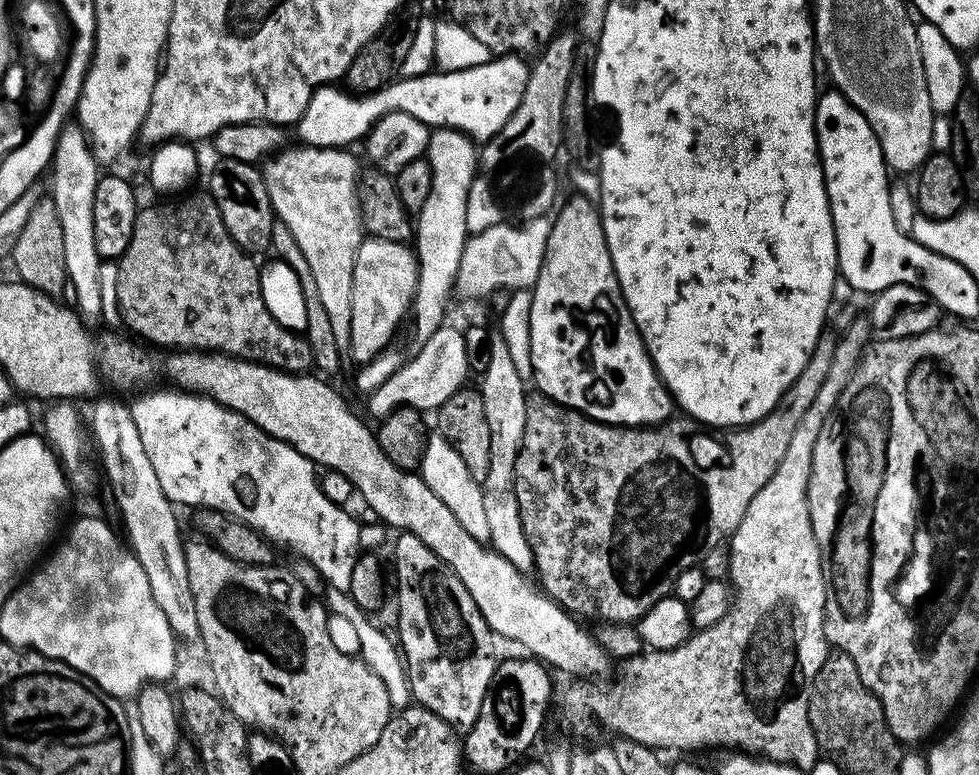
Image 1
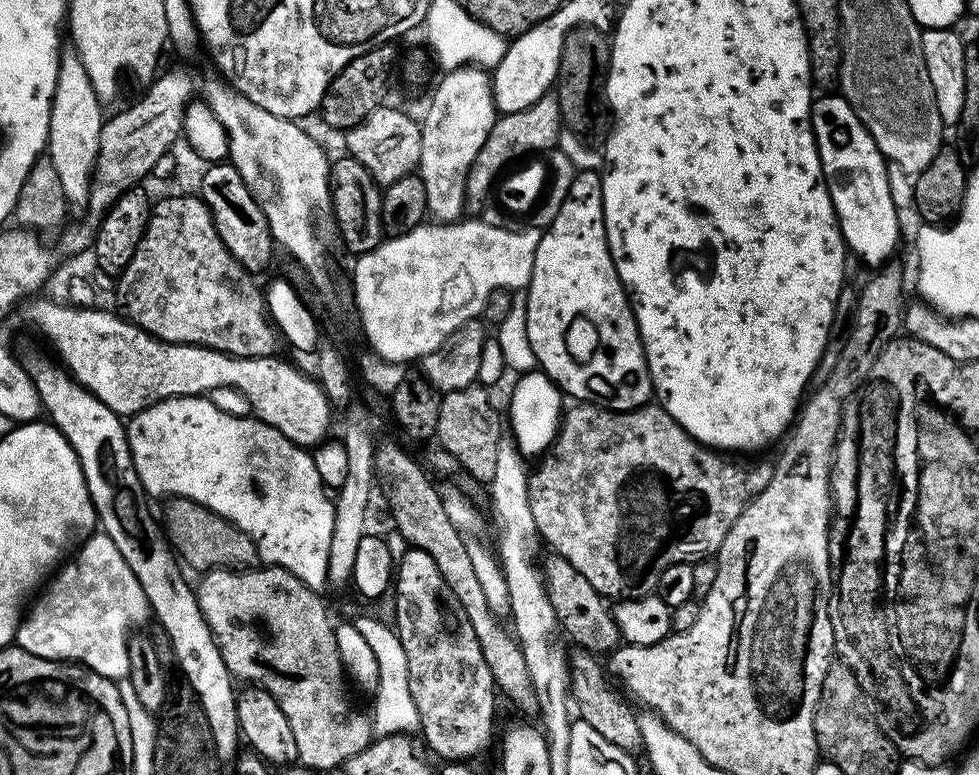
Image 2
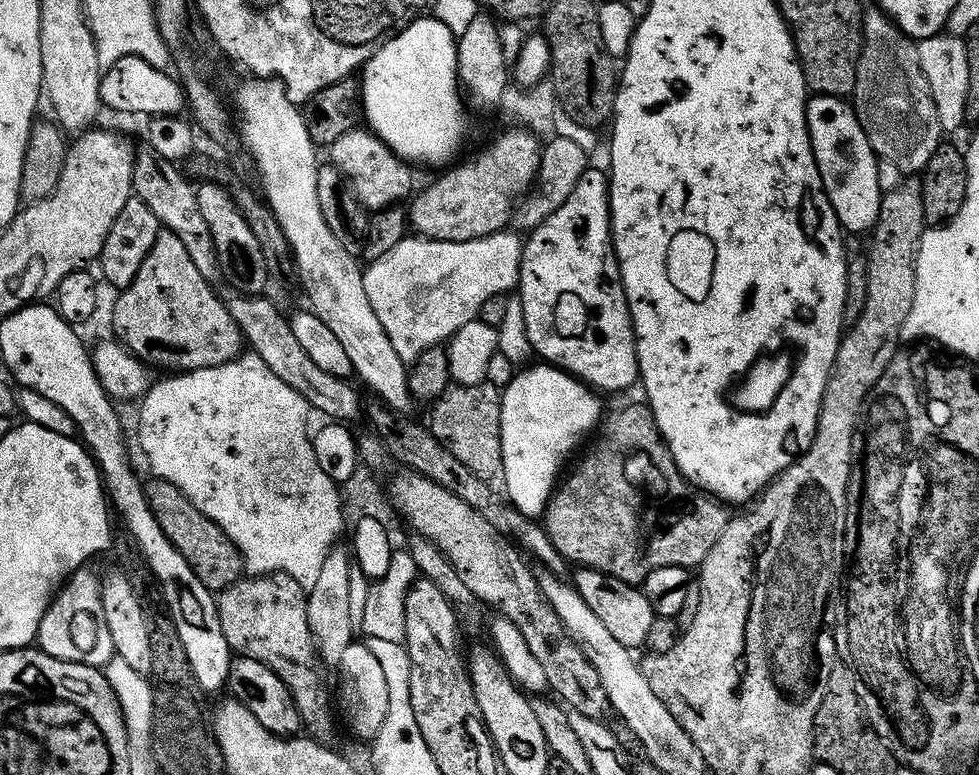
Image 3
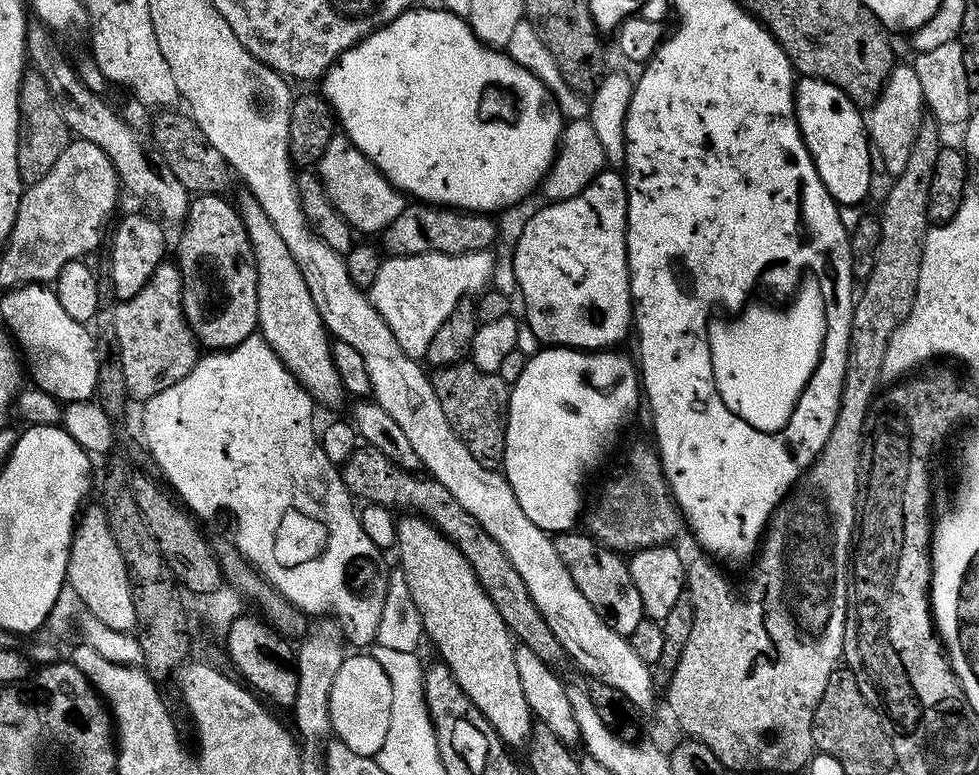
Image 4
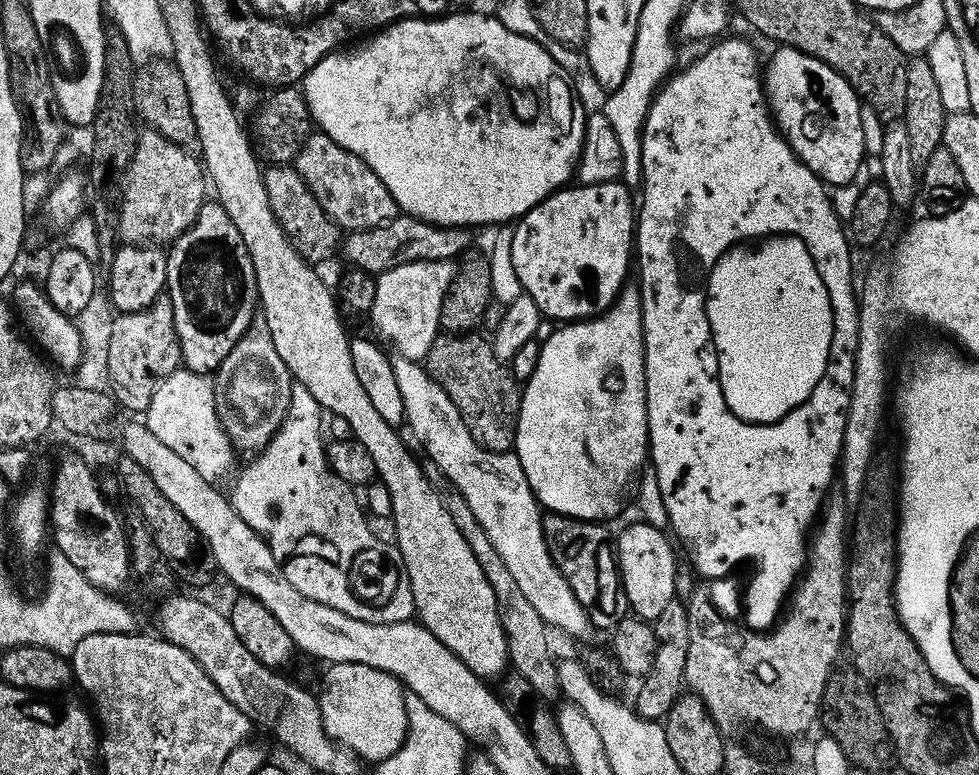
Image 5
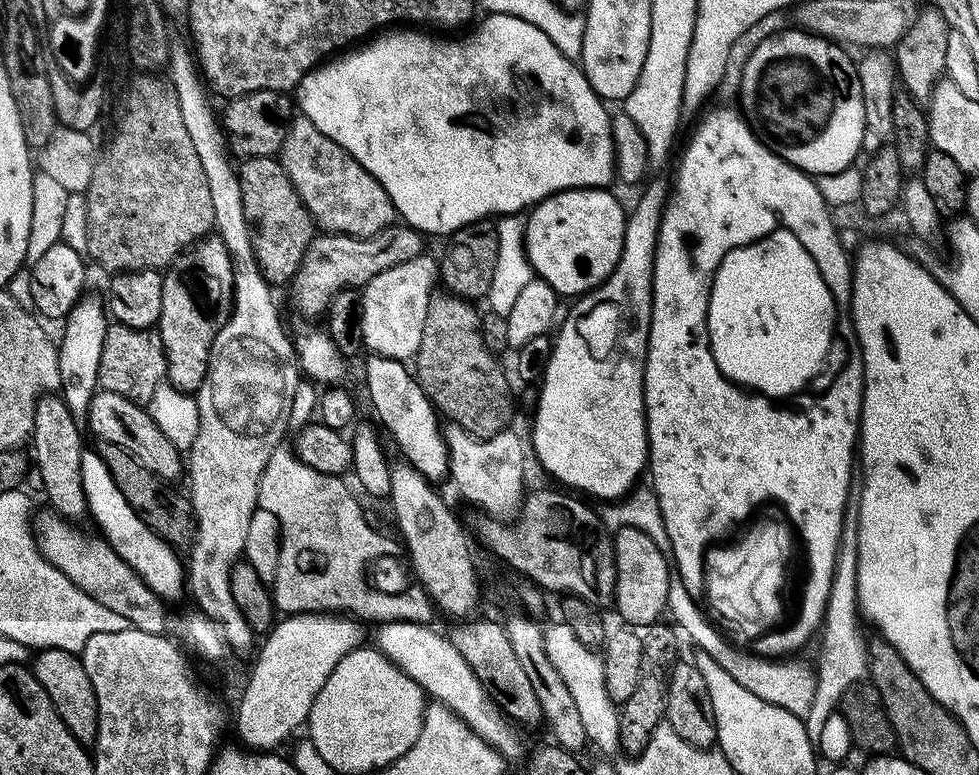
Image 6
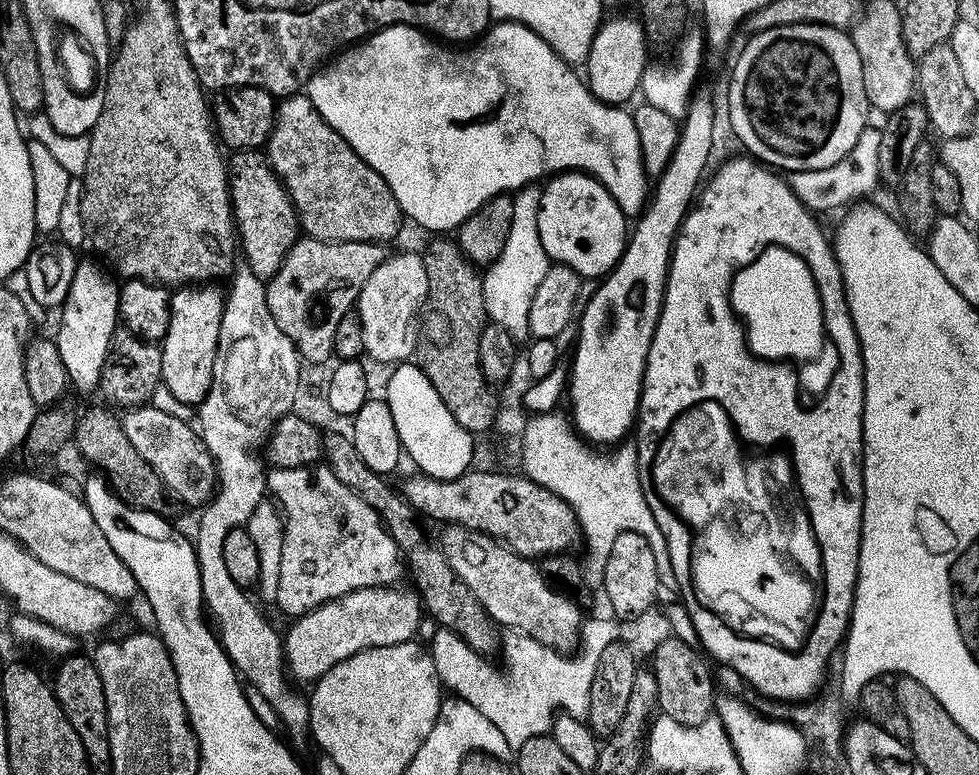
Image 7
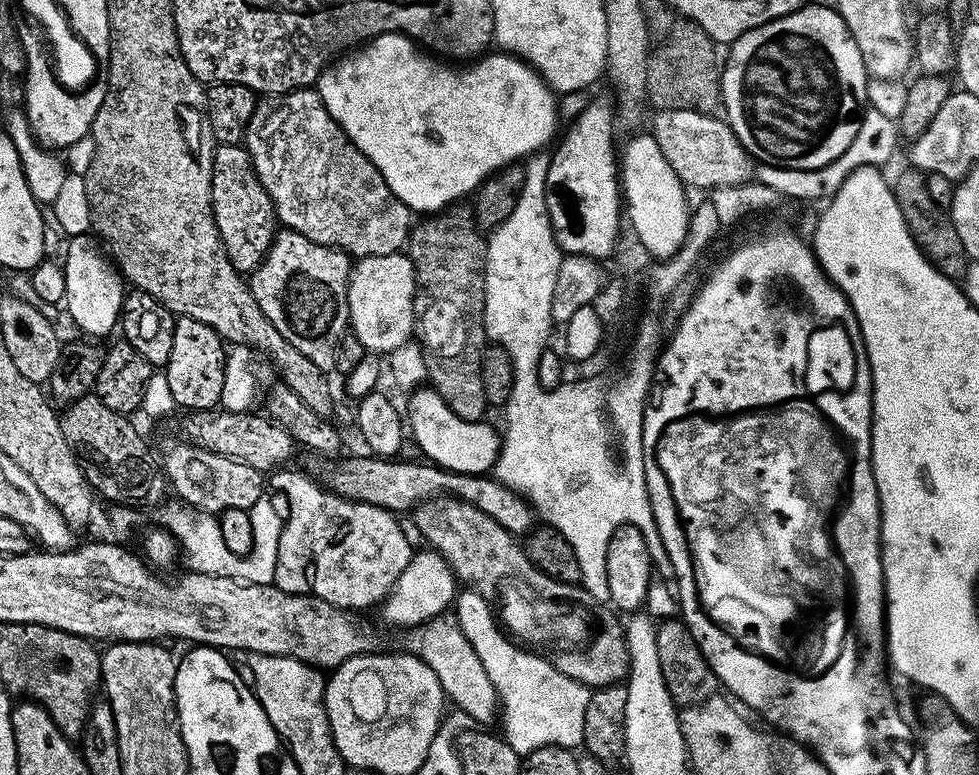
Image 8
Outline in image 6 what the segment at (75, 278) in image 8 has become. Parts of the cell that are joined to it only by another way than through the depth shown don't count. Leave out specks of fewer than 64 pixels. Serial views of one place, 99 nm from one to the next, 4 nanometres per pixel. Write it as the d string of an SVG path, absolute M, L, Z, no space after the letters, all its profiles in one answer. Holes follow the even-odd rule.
M88 294L81 297L65 317L62 340L58 342L59 374L57 376L60 394L67 404L76 425L85 427L88 421L89 404L99 387L102 346L109 321L106 306L101 297Z

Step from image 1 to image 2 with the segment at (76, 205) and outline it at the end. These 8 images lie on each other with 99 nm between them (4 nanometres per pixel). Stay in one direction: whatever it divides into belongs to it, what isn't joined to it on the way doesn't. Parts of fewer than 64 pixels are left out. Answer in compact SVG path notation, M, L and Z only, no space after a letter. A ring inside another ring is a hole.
M61 55L58 86L52 99L46 156L54 162L54 170L58 170L58 178L62 181L62 194L66 194L68 203L72 206L84 206L88 202L92 171L96 168L98 158L100 128L106 119L105 113L100 113L100 108L102 102L96 97L94 86L90 86L86 66L82 66L79 56Z

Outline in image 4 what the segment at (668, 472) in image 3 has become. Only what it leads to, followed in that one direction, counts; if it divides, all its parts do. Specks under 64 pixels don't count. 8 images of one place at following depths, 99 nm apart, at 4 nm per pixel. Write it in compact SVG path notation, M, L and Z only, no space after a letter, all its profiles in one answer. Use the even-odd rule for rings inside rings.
M636 444L629 450L620 473L601 486L600 497L588 516L588 528L587 531L603 547L621 554L631 554L639 548L653 548L656 544L668 544L679 534L680 528L682 532L680 510L664 477L664 467L655 447Z

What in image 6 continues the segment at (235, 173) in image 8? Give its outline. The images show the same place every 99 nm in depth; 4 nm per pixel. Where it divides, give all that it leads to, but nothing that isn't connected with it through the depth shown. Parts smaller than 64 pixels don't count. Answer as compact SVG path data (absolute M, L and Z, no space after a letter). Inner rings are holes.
M249 156L239 163L242 206L252 230L252 245L260 272L270 285L287 285L300 269L312 237L317 235L316 222L276 156Z

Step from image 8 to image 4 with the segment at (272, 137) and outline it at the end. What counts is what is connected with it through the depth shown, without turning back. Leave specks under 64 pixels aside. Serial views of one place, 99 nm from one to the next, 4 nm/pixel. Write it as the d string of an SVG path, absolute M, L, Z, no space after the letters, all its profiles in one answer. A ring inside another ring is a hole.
M337 134L330 138L318 165L318 175L338 214L342 214L342 218L346 218L357 233L383 233L406 207L405 193L380 173L378 166L374 166L374 162L370 162L370 158L366 158L358 146L354 146L349 136Z

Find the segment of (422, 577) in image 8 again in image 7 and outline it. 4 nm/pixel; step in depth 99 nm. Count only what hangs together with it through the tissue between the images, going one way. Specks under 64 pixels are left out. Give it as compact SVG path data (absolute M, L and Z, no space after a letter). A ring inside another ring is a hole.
M411 587L359 588L339 600L328 600L311 612L293 619L292 629L282 636L286 668L297 681L315 682L332 667L367 648L398 646L412 640L420 628L422 601Z

